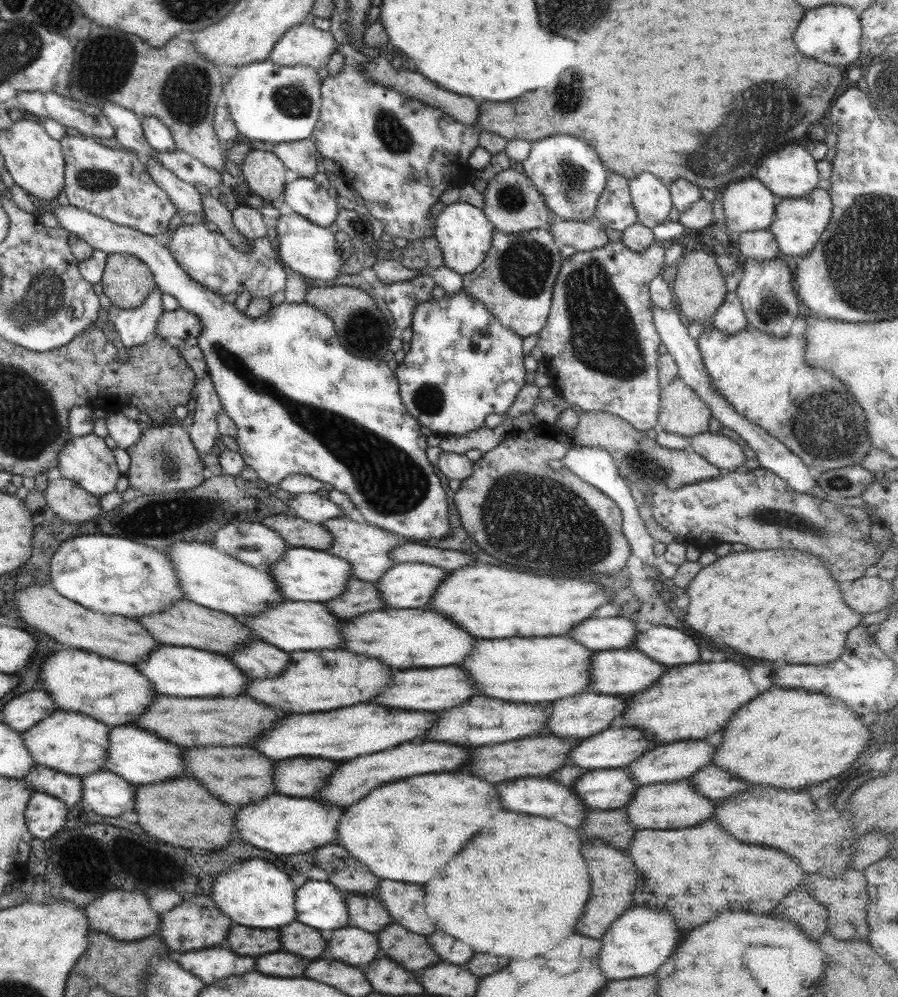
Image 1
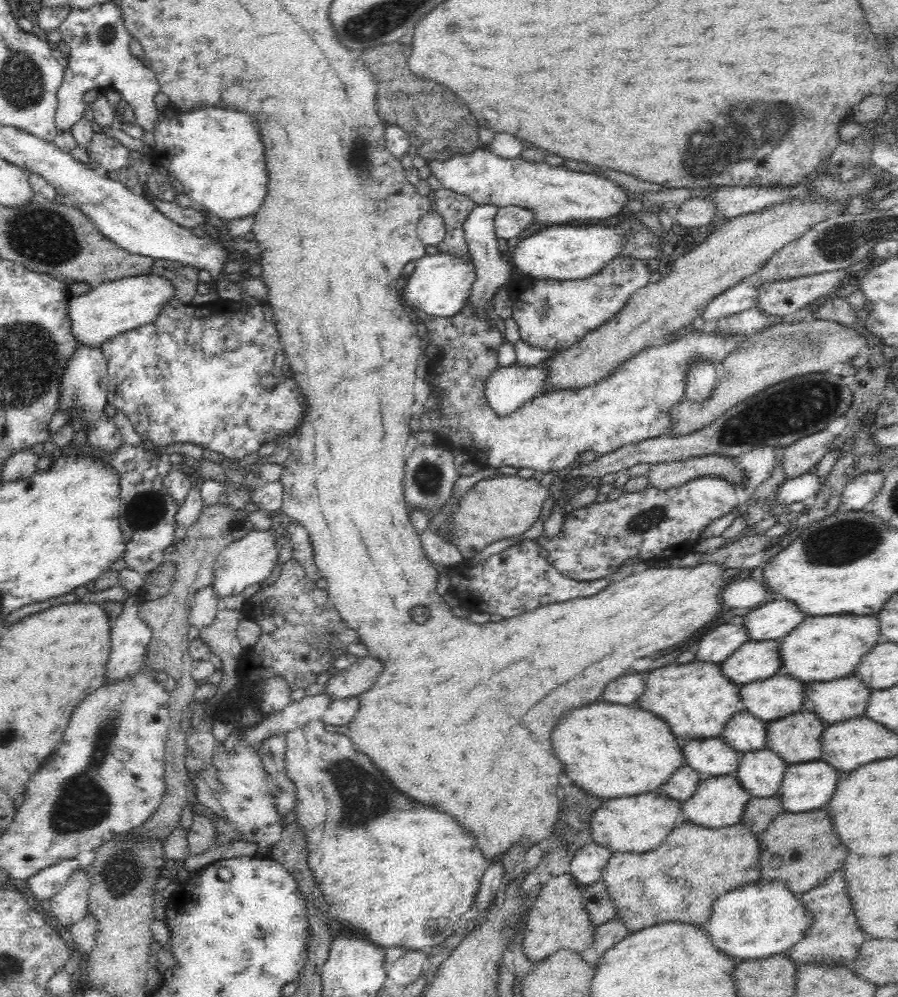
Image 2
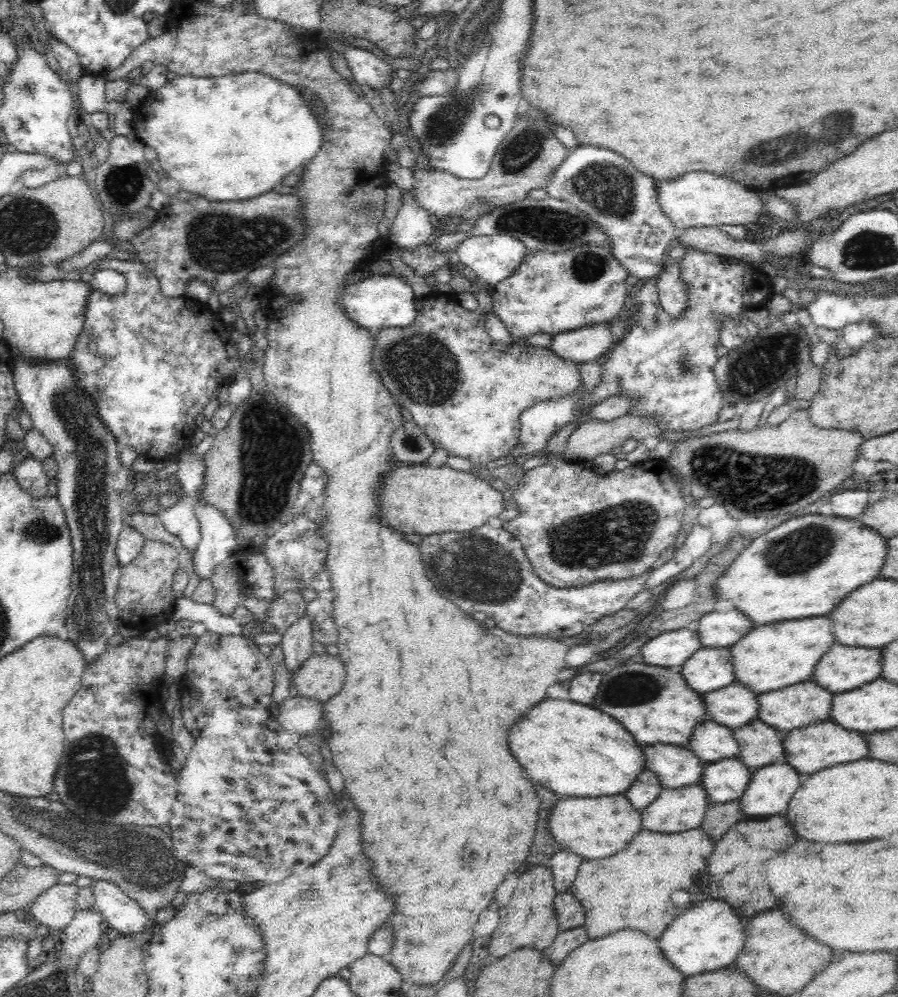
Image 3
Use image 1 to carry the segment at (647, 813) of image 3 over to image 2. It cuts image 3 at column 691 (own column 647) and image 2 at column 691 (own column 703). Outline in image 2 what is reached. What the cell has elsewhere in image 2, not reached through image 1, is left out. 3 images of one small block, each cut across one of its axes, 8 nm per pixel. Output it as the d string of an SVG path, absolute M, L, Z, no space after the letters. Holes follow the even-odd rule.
M734 773L719 777L703 777L690 800L682 804L680 818L686 818L688 822L698 826L708 826L708 828L732 826L740 822L744 807L750 798L751 796L743 789Z

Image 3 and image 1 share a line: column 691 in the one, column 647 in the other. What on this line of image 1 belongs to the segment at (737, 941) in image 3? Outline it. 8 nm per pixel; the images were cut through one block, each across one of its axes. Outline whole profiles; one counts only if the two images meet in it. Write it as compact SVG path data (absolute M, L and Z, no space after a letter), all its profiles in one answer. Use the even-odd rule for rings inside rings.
M634 906L626 910L626 914L622 914L616 922L610 923L610 928L604 934L604 938L600 939L604 942L600 957L598 957L600 970L608 981L654 974L658 966L662 966L662 962L666 962L666 958L672 955L674 948L677 948L678 938L680 938L678 926L668 914Z

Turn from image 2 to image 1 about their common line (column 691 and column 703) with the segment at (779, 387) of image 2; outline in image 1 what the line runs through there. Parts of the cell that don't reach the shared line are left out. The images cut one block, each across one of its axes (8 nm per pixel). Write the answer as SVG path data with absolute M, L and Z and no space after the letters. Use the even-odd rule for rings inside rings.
M720 431L694 435L689 447L719 469L737 468L744 463L742 447Z

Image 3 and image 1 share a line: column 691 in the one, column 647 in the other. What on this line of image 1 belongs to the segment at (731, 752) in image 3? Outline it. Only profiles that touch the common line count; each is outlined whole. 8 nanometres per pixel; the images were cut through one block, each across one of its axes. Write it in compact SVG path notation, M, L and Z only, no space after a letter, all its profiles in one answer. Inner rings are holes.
M608 728L592 738L582 740L580 746L568 753L566 764L578 766L584 771L620 769L654 747L654 742L640 730Z

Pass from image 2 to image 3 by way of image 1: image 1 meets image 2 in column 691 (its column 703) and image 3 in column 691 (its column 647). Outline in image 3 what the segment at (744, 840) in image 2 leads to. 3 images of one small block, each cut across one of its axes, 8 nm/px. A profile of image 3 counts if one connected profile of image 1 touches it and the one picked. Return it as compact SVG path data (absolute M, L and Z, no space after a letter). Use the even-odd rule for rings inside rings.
M701 827L676 834L654 834L648 830L640 830L640 834L636 834L636 838L632 838L622 852L602 860L583 860L576 873L576 880L568 891L583 906L583 927L589 940L628 928L659 939L666 926L684 912L670 900L672 892L692 892L692 904L688 904L686 910L708 898L706 892L700 892L704 888L698 886L694 878L705 873L710 852L712 840Z

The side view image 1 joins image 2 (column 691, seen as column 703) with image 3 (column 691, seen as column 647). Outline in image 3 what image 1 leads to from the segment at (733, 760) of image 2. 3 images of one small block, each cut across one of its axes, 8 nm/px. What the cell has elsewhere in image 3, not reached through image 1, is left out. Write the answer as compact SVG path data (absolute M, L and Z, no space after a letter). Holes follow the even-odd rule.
M668 744L646 746L644 758L646 758L646 770L658 776L664 789L698 784L705 766L687 747Z

